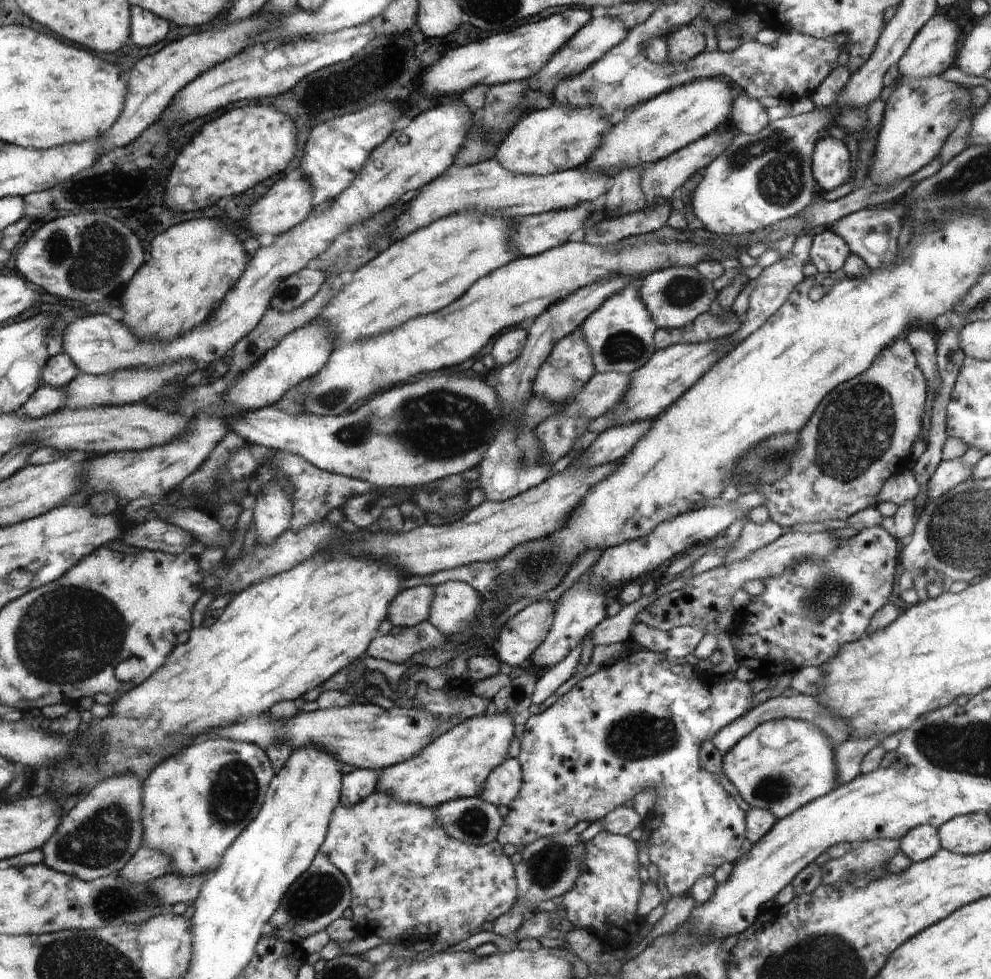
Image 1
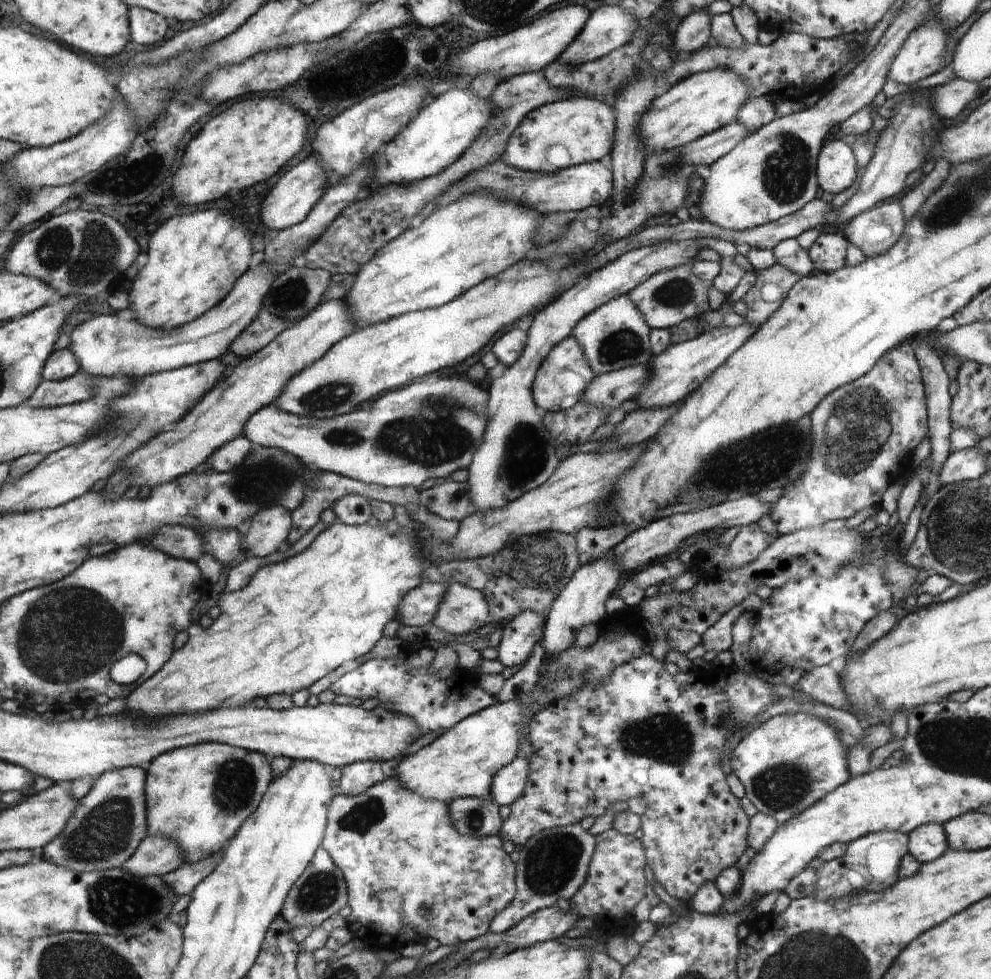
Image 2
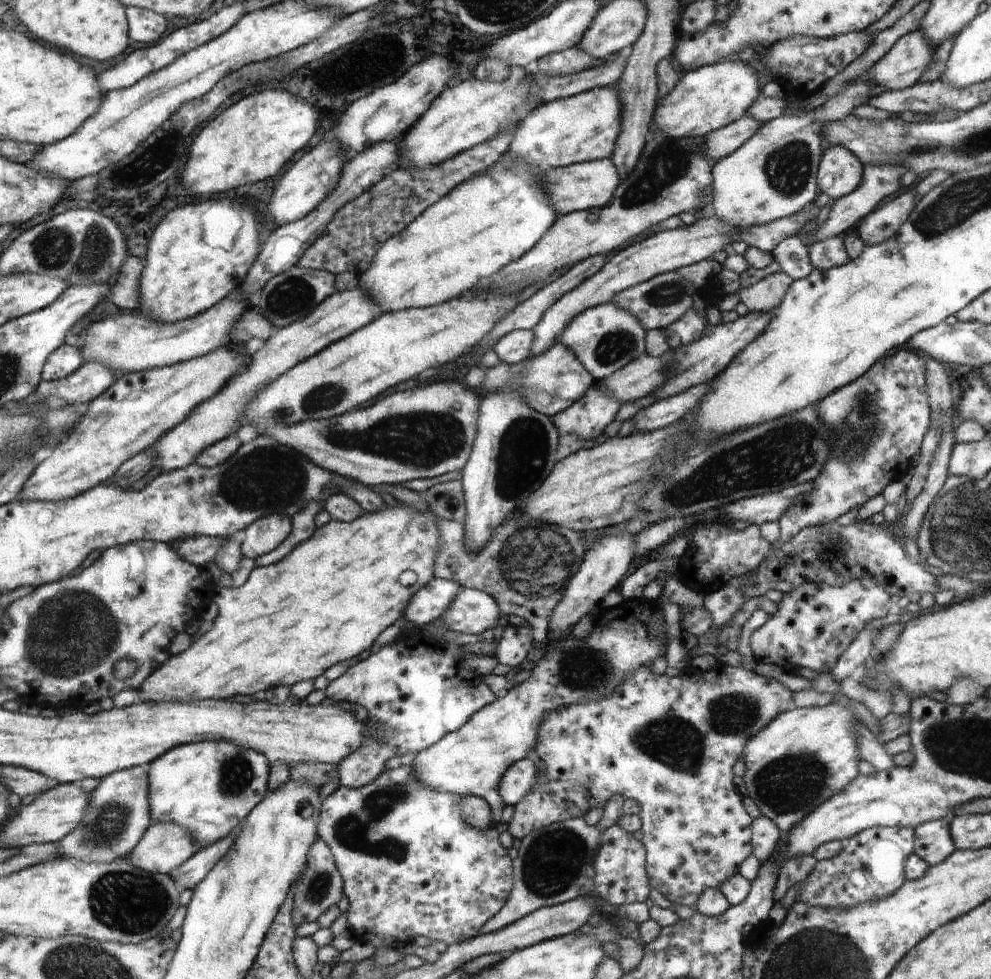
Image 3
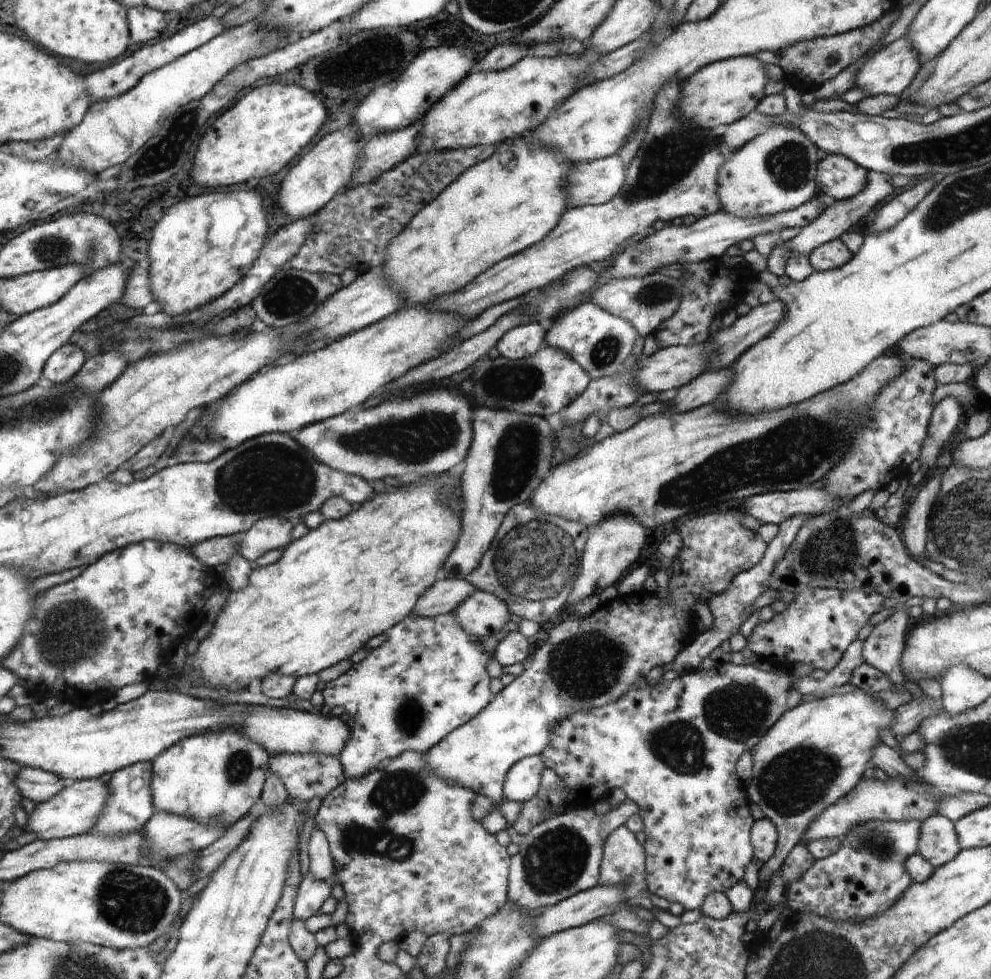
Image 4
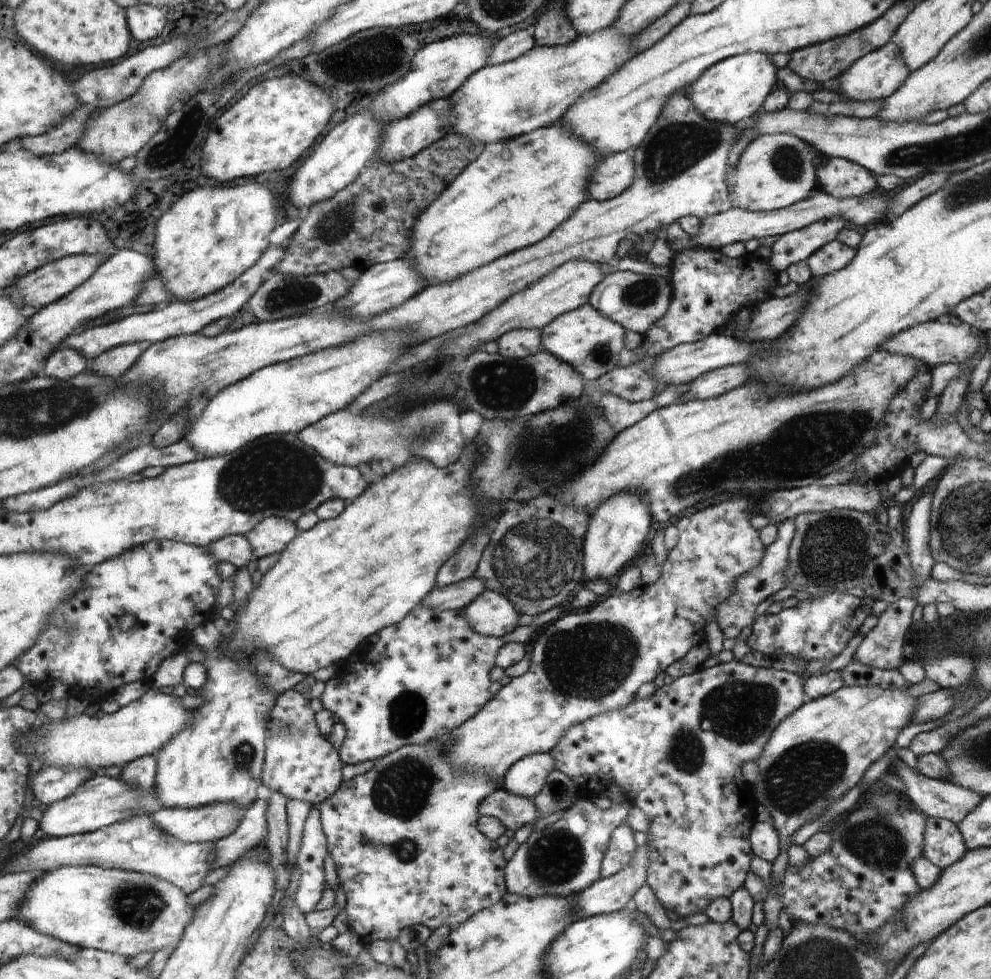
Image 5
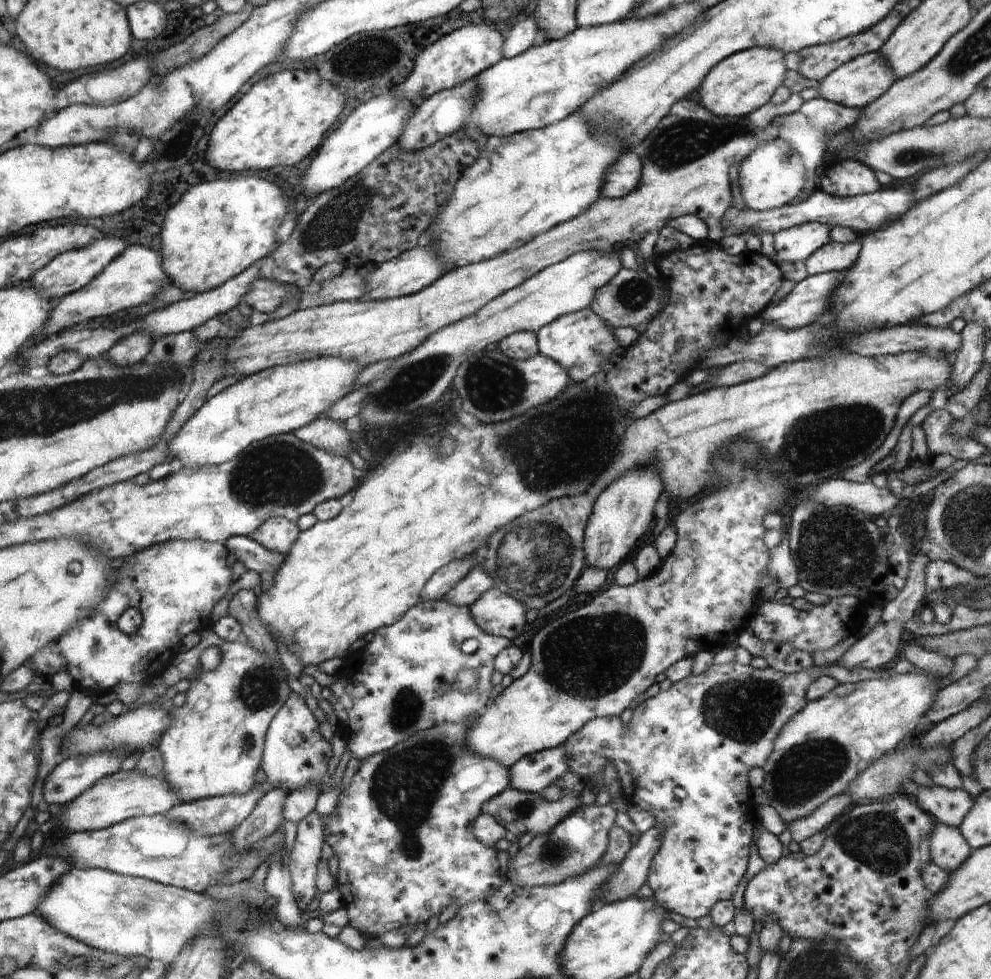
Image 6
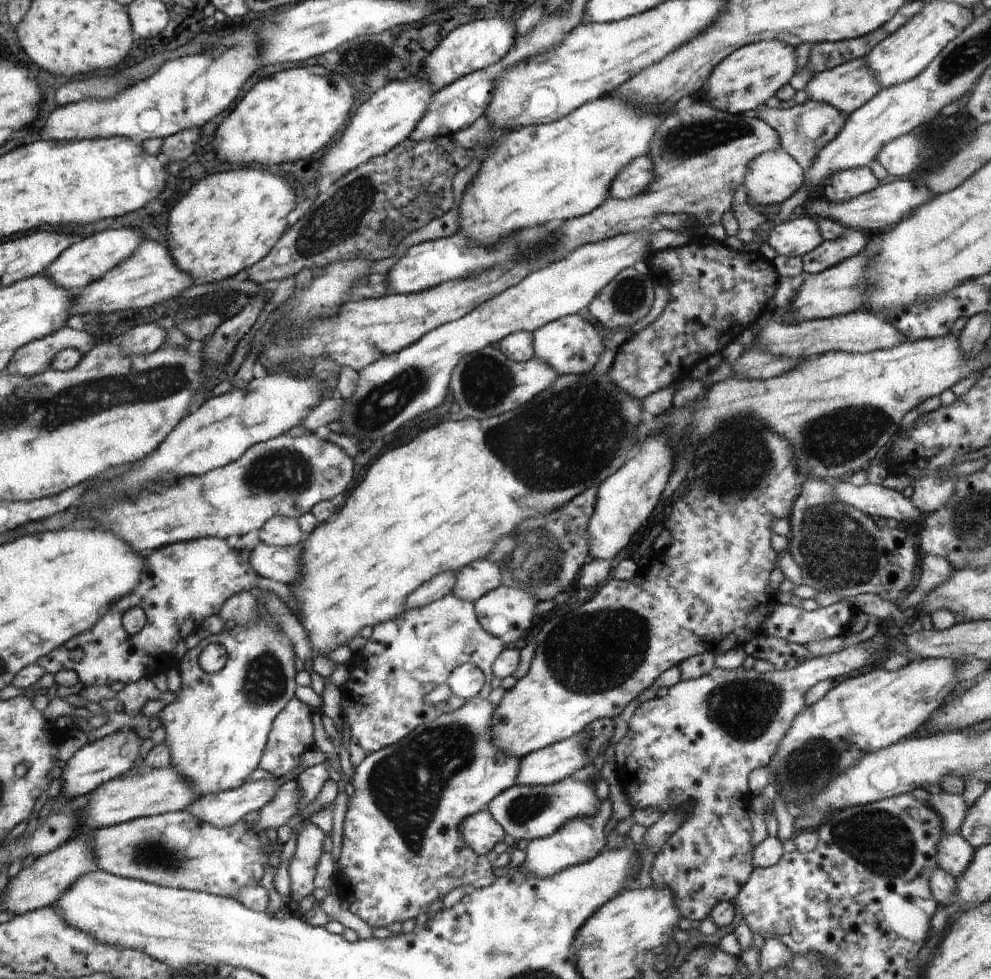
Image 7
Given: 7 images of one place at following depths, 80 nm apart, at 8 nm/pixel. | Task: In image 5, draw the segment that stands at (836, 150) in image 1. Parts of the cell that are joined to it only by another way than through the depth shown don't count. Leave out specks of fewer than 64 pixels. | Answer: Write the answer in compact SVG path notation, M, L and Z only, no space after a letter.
M839 157L828 158L815 174L820 190L835 198L864 197L878 188L877 176L872 172Z

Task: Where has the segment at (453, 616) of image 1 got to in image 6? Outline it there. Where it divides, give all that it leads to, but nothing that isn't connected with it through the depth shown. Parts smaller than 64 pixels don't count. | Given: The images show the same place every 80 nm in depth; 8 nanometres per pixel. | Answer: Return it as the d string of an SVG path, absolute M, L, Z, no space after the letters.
M494 587L469 608L478 628L509 641L516 638L516 634L522 630L524 612L528 612L528 608L520 600Z

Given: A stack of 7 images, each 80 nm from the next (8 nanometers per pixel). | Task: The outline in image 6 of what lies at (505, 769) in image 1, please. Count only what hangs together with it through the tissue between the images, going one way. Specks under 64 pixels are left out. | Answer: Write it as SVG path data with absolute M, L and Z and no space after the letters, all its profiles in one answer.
M563 745L526 755L509 768L509 786L519 792L541 792L563 772L569 770L568 755Z

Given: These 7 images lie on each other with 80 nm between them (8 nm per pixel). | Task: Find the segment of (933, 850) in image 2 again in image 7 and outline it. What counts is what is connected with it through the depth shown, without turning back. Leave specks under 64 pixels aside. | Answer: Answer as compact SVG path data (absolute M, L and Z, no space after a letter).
M944 834L938 842L938 867L954 879L960 878L974 858L974 849L958 834Z

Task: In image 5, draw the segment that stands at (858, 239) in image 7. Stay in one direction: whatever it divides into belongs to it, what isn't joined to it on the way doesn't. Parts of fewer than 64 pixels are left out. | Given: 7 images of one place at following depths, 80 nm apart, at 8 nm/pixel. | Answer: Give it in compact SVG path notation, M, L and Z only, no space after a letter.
M834 240L814 252L806 261L813 277L826 276L846 268L856 256L856 250Z

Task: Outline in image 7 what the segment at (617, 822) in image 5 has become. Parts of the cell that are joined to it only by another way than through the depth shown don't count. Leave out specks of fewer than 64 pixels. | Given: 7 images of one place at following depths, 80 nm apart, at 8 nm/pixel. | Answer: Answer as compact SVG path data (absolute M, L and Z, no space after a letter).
M608 797L603 800L595 816L573 820L572 823L562 827L560 831L554 832L552 836L530 841L525 849L526 860L521 865L522 868L526 868L526 872L530 872L530 876L535 876L538 880L546 880L546 878L556 876L564 868L592 860L607 846L607 840L604 838L604 827L611 819L612 814L612 801Z

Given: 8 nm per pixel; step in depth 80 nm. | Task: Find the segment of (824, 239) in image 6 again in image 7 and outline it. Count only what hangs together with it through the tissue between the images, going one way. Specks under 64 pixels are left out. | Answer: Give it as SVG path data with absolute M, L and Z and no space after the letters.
M803 213L793 215L788 222L775 225L768 242L780 257L802 257L822 244L818 224Z

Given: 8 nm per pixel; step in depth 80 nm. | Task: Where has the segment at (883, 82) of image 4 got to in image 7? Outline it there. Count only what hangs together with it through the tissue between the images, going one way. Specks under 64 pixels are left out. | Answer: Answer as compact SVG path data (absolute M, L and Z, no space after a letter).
M867 56L850 60L831 70L824 70L812 76L812 80L806 84L804 91L808 99L814 100L820 104L830 104L838 112L850 115L852 112L861 108L866 102L869 102L874 96L878 95L884 88L878 82L877 76L870 70L867 64Z

